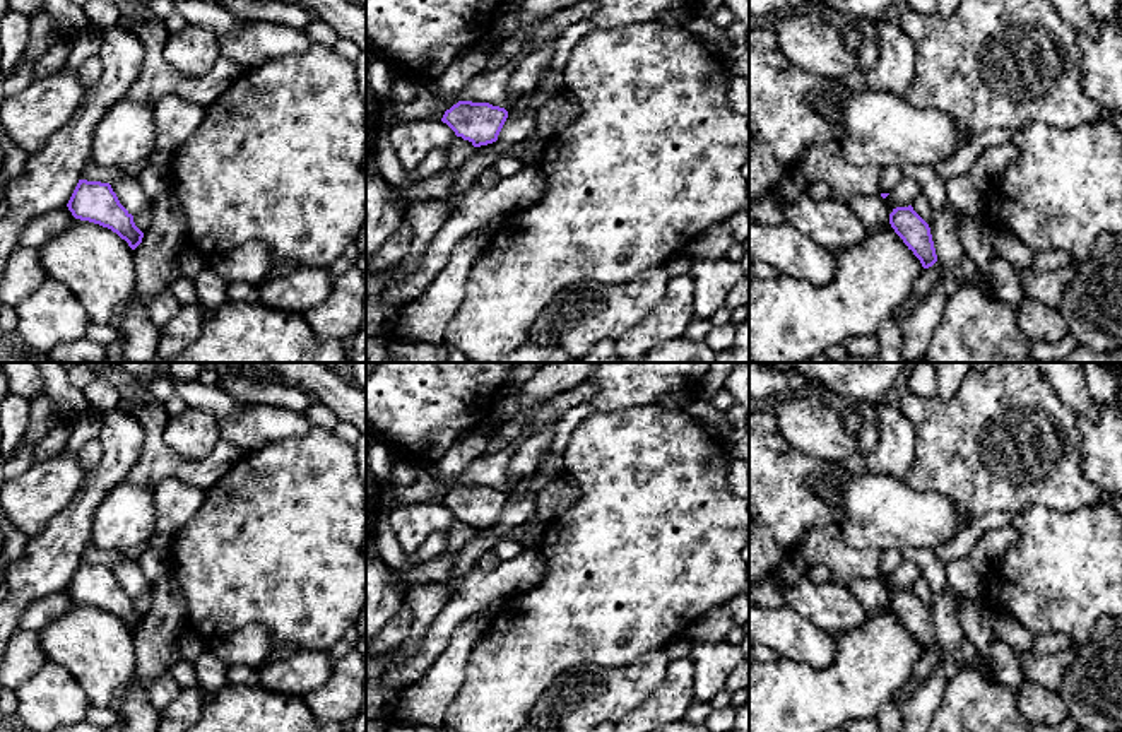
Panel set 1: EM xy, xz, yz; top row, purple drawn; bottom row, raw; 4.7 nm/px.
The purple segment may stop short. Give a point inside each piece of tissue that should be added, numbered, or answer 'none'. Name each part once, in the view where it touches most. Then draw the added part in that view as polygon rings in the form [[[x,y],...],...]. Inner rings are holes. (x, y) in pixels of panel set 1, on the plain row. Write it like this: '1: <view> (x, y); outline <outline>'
none

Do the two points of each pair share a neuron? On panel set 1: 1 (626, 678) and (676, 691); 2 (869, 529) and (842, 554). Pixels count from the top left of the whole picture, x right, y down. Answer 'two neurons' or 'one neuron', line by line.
1: two neurons
2: two neurons

